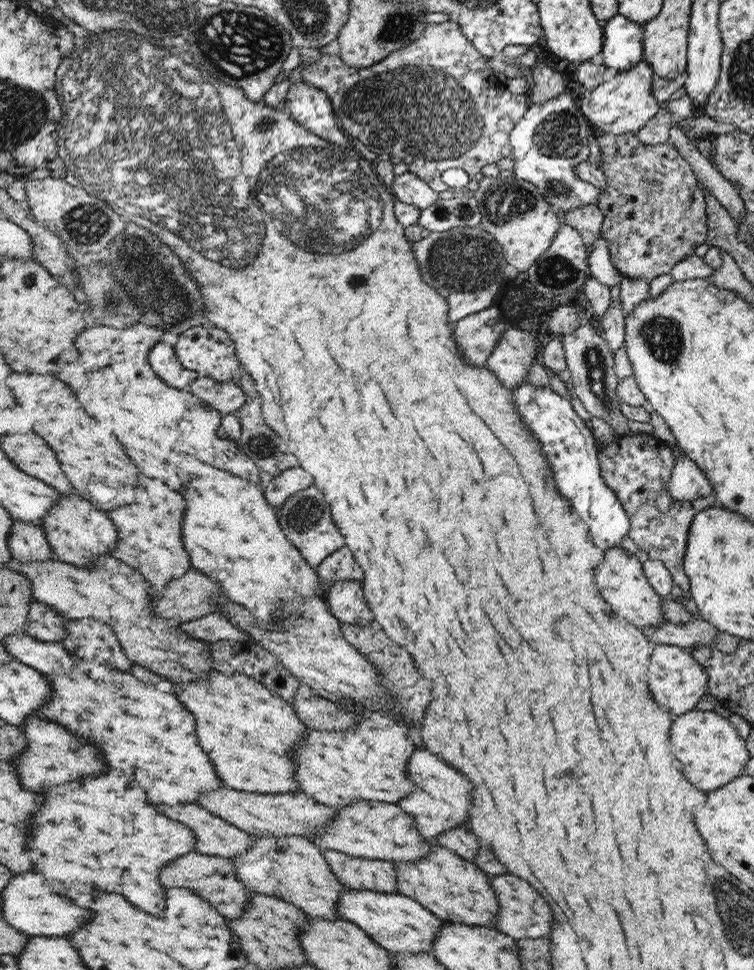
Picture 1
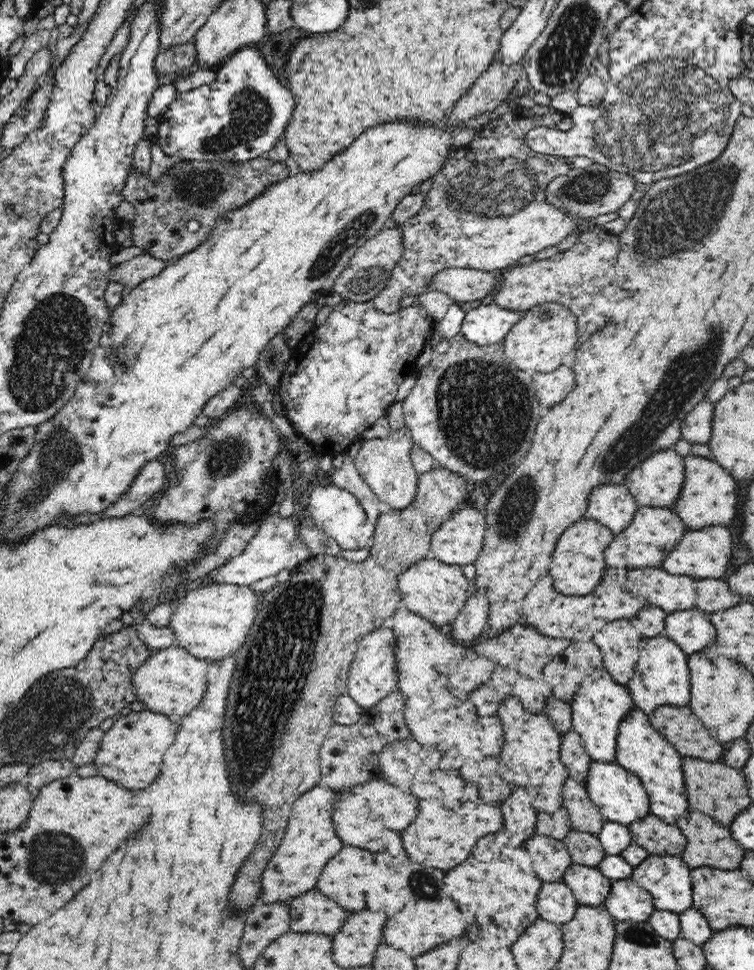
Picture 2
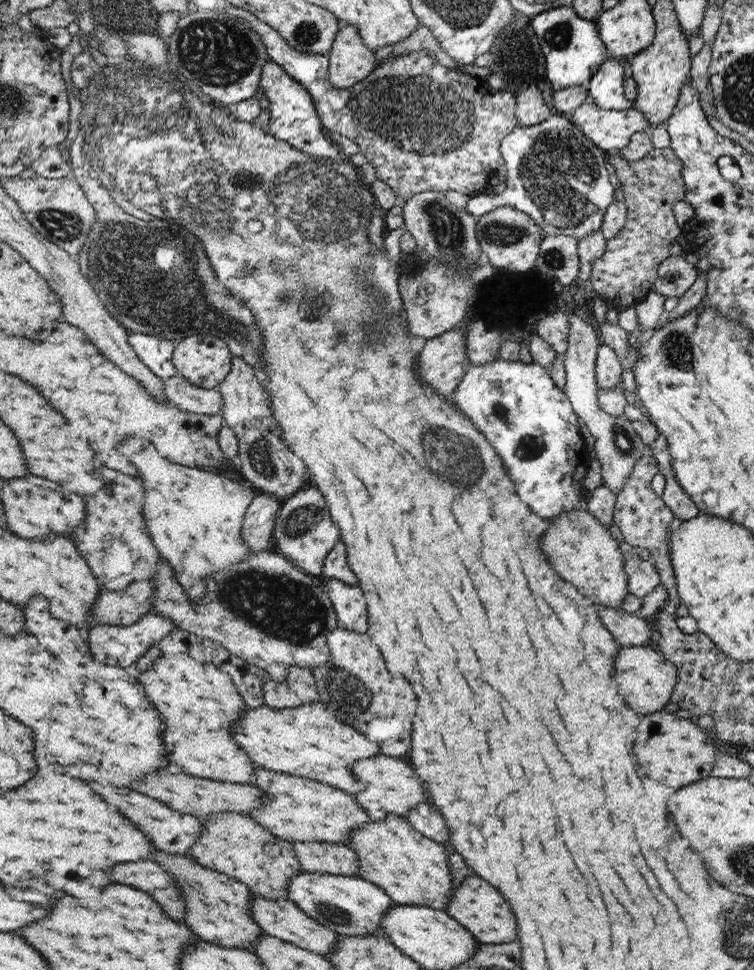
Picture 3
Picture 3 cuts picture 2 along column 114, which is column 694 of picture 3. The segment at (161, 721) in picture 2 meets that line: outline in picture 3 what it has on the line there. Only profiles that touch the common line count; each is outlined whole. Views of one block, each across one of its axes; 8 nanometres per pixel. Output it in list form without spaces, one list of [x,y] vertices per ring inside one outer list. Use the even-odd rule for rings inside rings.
[[[662,710],[648,714],[641,720],[636,740],[636,756],[640,764],[644,764],[644,770],[650,778],[672,788],[682,788],[711,776],[714,762],[718,760],[717,750],[713,740],[704,729],[698,727],[693,718],[684,719],[676,713]]]

